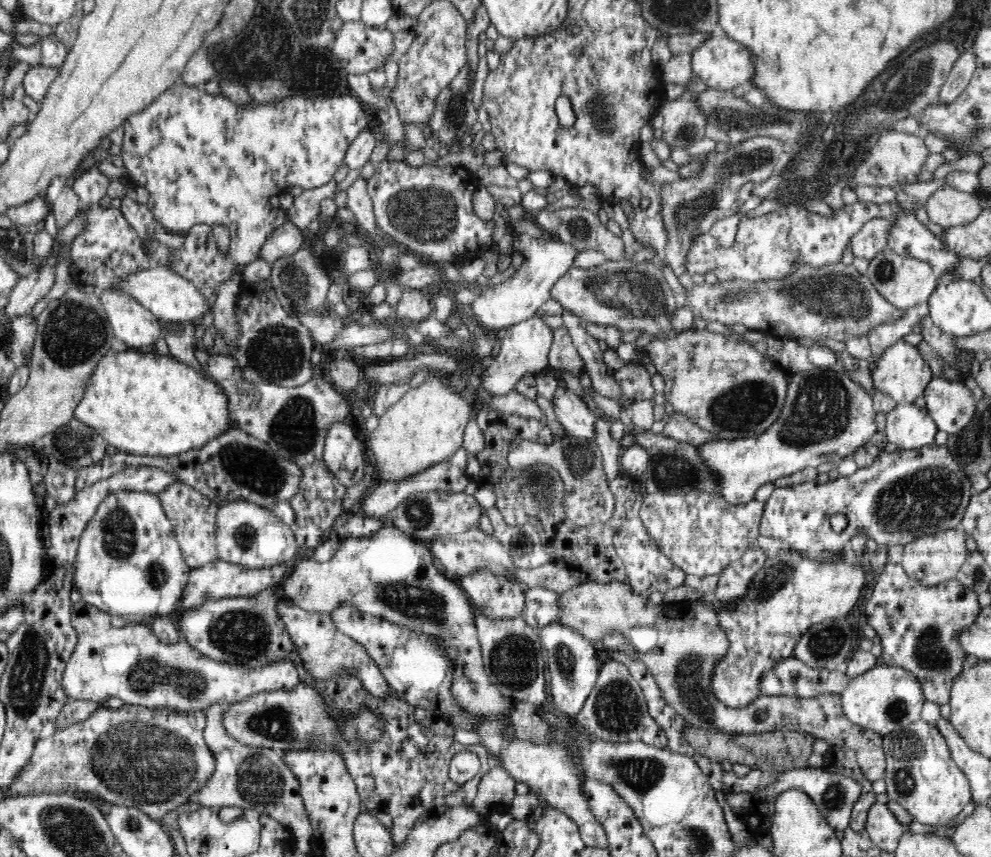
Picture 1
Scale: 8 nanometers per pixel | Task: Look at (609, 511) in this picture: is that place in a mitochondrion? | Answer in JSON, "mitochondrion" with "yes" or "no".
{"mitochondrion":"no"}

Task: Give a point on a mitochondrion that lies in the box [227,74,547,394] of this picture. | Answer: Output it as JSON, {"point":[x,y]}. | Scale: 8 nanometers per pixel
{"point":[430,214]}

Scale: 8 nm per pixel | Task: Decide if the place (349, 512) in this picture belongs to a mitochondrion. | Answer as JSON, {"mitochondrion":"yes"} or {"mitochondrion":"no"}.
{"mitochondrion":"no"}

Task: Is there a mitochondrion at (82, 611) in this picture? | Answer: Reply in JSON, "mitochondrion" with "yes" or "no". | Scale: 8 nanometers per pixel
{"mitochondrion":"no"}

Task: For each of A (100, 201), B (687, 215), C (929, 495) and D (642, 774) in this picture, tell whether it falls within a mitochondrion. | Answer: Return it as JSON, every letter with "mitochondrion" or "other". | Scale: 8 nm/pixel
{"A":"other","B":"mitochondrion","C":"mitochondrion","D":"mitochondrion"}

